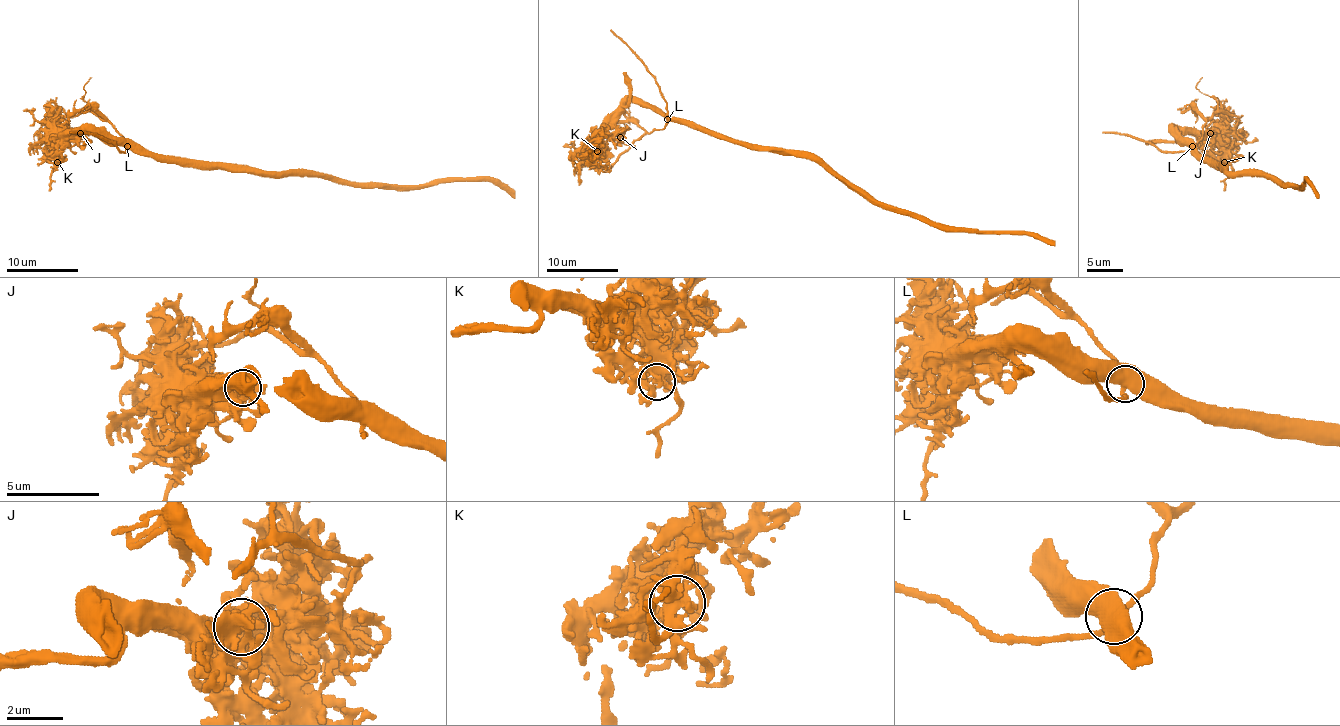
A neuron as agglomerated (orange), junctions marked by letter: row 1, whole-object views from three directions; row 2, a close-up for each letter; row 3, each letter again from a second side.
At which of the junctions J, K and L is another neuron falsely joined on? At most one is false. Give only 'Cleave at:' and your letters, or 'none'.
Cleave at: L

